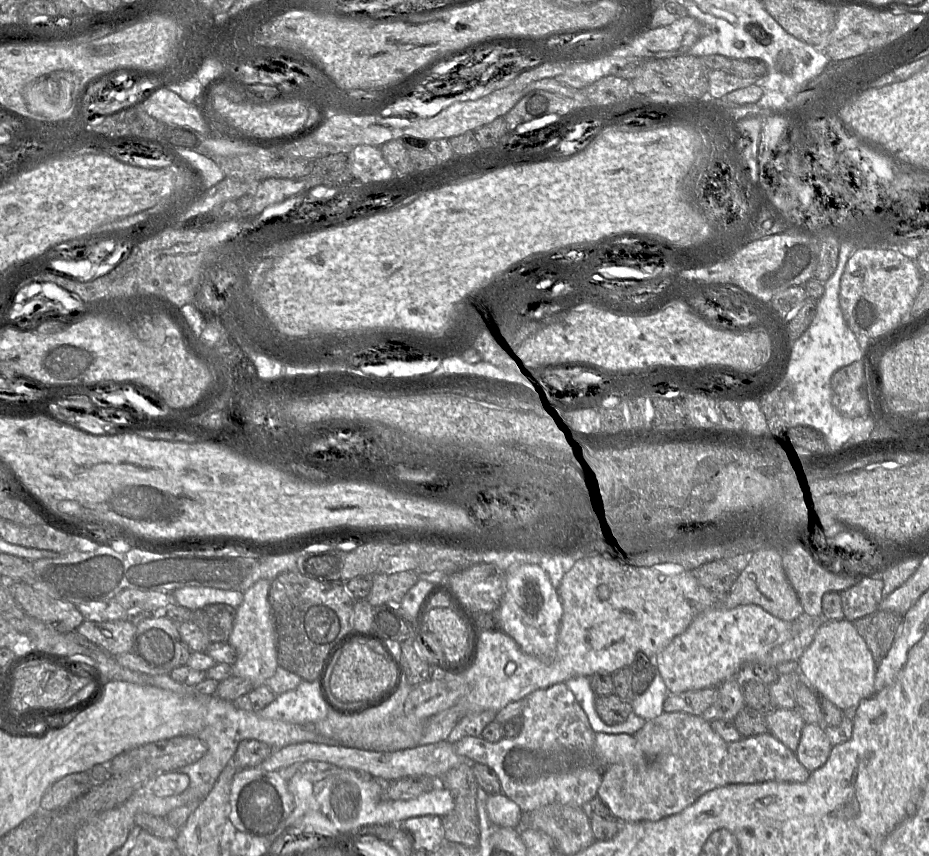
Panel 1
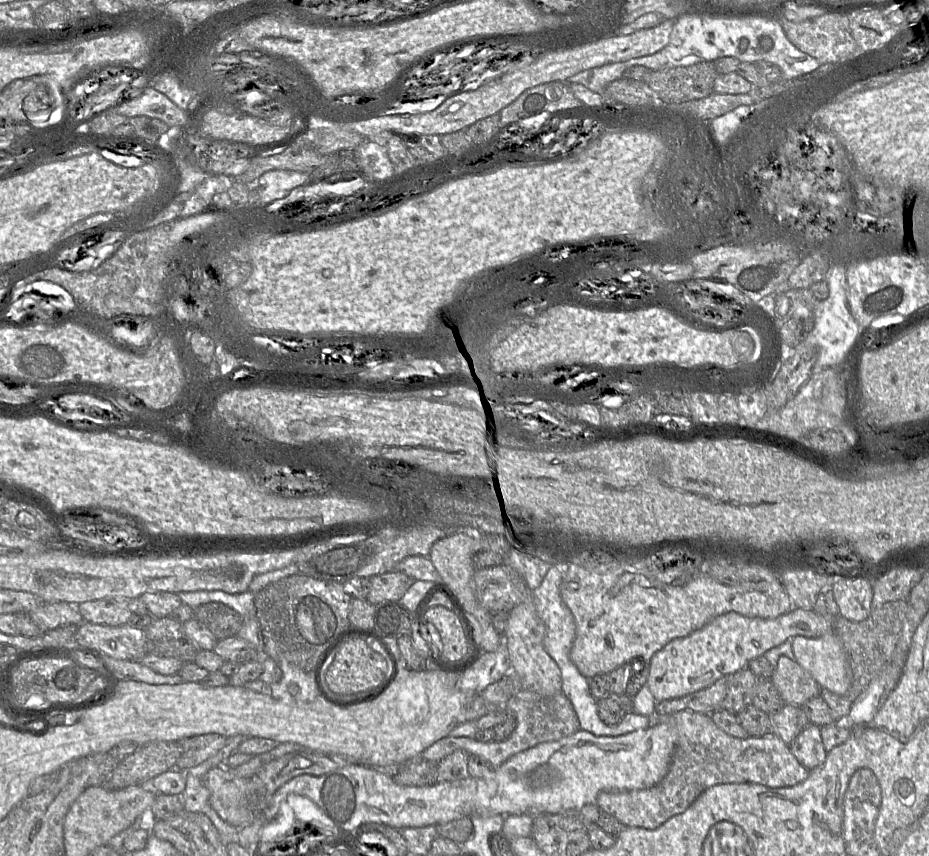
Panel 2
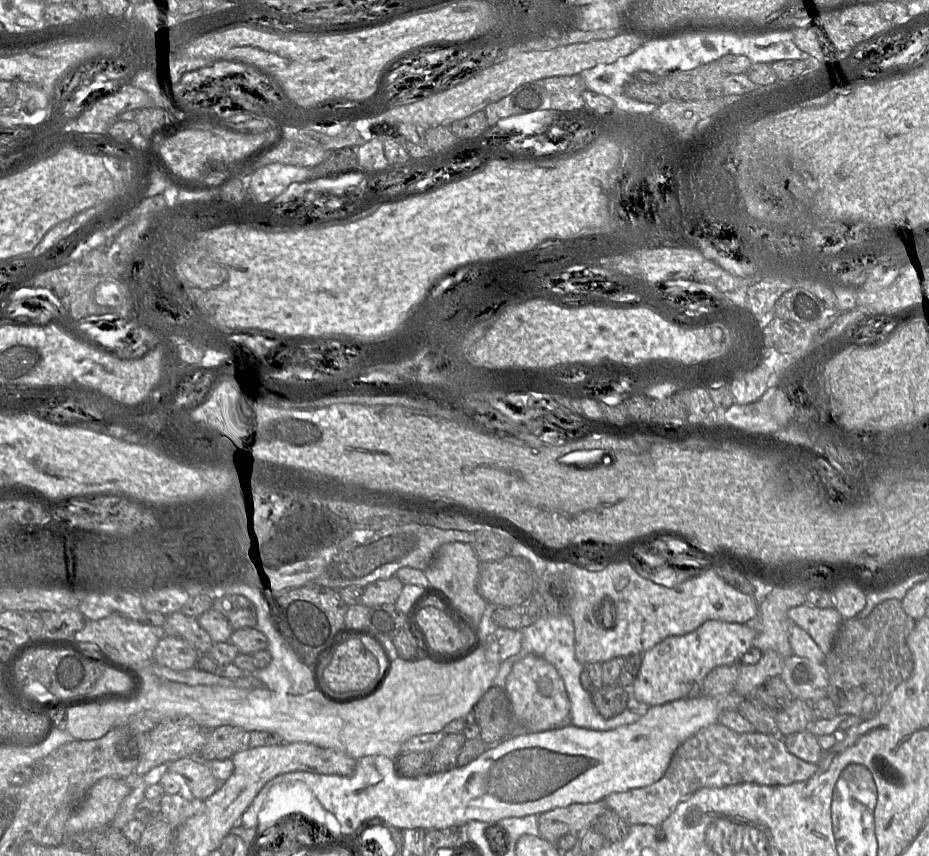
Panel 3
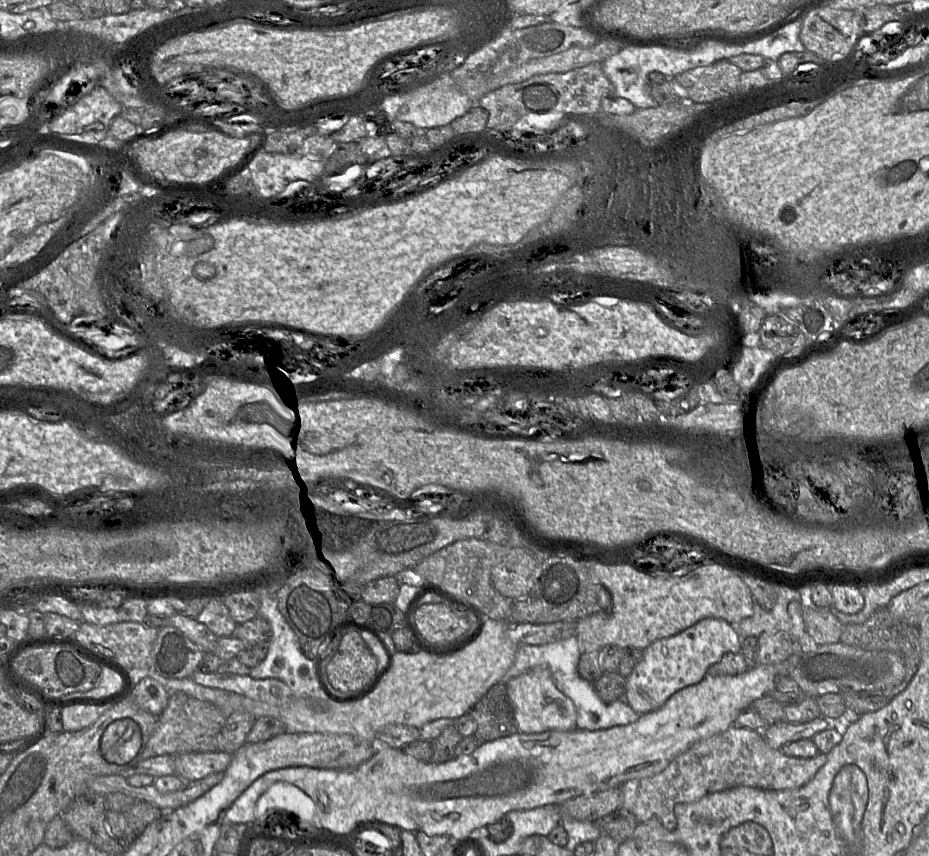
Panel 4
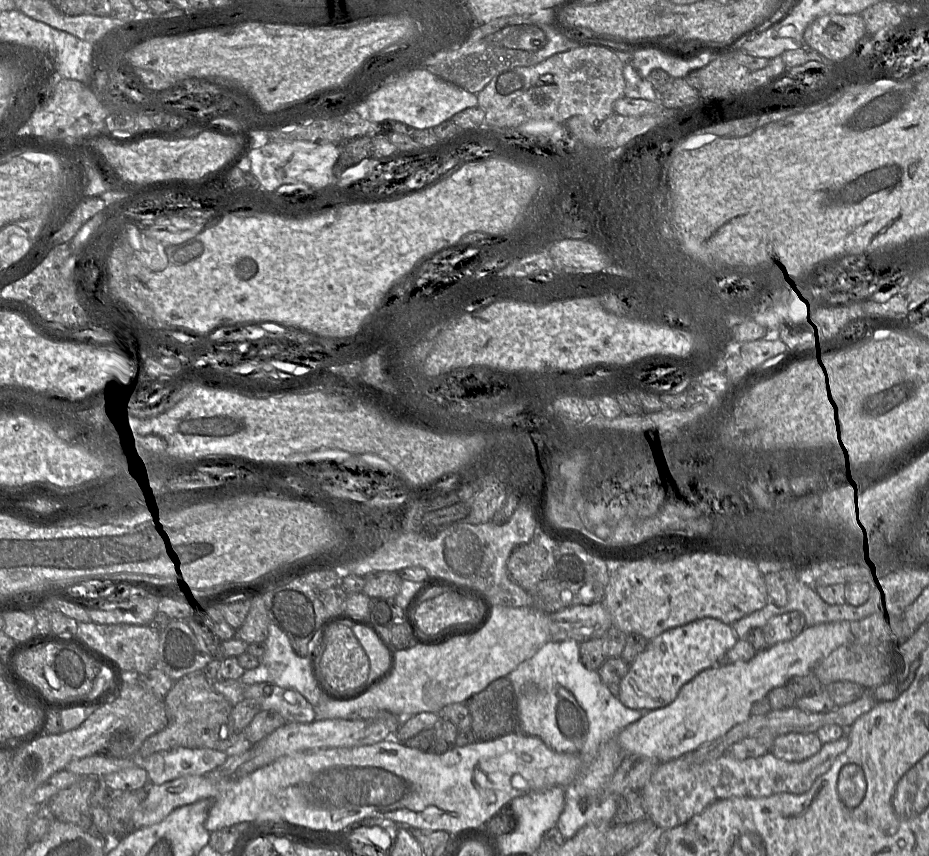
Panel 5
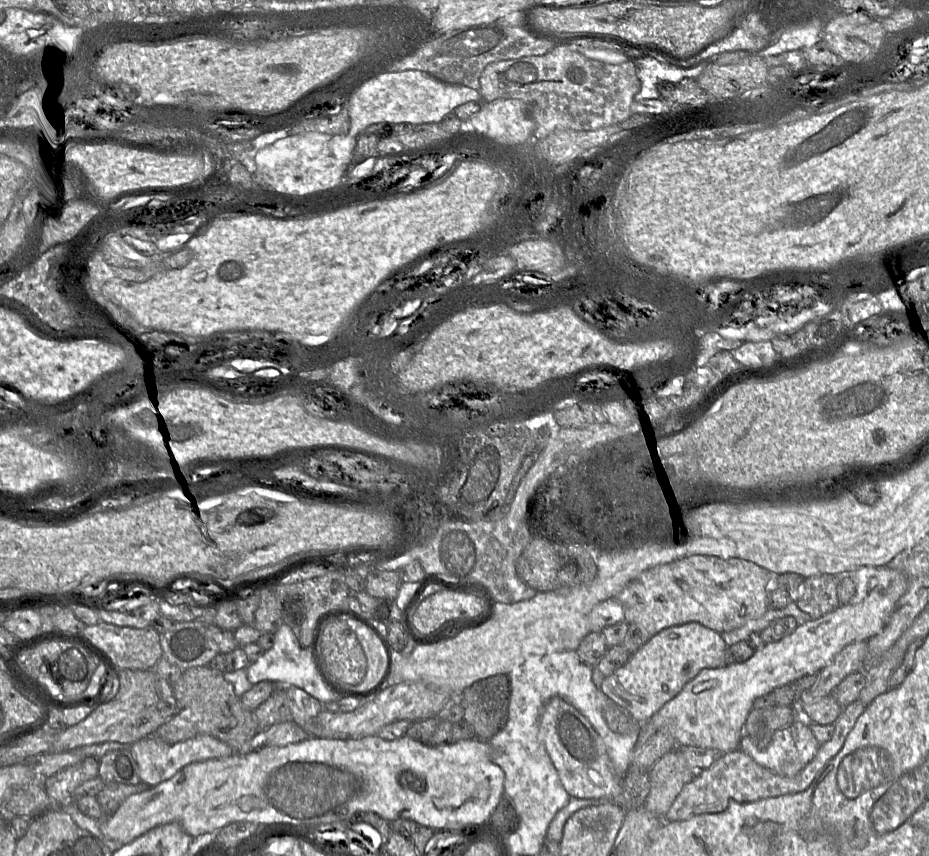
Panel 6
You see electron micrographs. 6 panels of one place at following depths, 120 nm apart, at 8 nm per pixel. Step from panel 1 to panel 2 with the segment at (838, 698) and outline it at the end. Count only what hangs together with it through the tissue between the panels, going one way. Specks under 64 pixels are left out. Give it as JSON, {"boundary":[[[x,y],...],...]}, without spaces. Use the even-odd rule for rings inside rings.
{"boundary":[[[834,632],[817,638],[803,636],[791,640],[795,661],[818,683],[837,695],[845,694],[851,685],[851,671],[840,639]]]}

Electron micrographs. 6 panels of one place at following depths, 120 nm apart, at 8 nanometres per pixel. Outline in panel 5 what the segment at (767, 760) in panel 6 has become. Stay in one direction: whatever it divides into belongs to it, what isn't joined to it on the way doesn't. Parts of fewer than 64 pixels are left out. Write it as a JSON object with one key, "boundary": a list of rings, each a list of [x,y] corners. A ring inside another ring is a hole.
{"boundary":[[[787,733],[775,737],[770,753],[780,760],[801,762],[819,752],[821,746],[815,733]]]}

